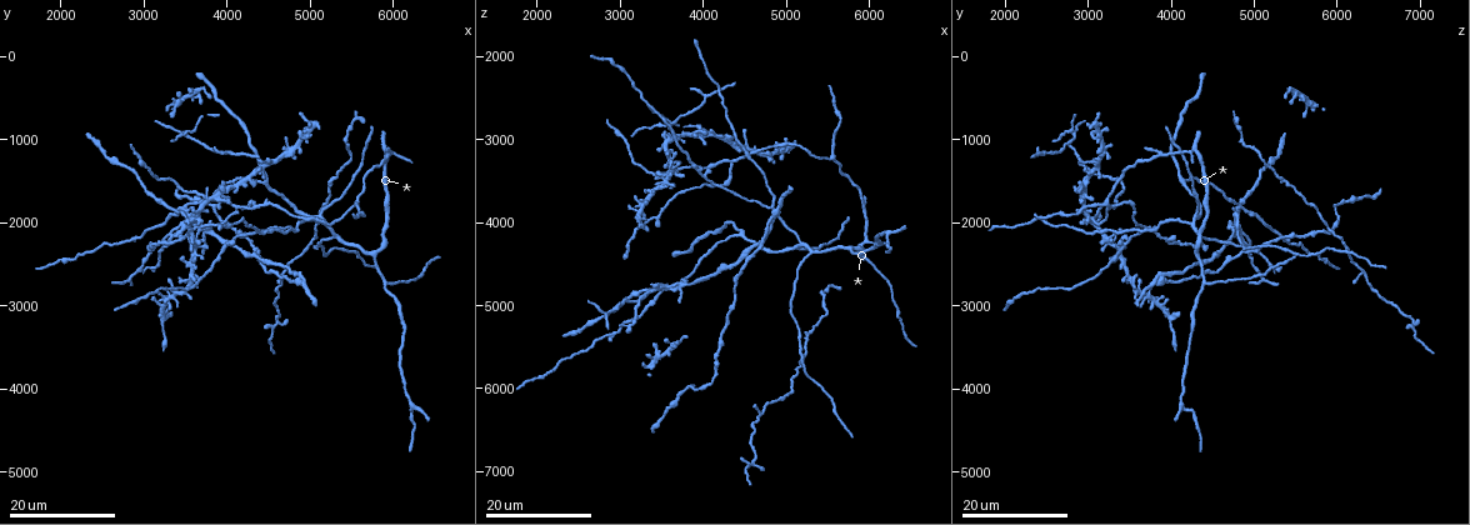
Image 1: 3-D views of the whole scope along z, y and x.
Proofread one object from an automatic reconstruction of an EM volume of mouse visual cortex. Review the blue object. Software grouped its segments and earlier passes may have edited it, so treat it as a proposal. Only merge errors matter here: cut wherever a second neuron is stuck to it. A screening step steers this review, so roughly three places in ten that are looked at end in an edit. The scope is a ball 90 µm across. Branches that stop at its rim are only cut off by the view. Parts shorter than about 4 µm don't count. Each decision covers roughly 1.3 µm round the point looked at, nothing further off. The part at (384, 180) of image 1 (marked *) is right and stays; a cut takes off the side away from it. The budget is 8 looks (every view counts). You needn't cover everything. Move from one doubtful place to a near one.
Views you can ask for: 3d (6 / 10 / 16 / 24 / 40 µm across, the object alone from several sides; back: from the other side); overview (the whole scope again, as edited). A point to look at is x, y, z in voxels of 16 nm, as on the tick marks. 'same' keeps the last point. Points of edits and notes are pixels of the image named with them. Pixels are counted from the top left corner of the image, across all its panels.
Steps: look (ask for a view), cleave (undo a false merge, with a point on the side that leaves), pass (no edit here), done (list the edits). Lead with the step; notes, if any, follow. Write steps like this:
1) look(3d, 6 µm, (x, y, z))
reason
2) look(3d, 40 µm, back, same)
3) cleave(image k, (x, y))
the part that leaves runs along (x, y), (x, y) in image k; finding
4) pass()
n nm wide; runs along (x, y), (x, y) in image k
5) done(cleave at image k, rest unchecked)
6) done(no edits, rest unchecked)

look(3d, 24 µm, (5750, 2400, 4300))
three arms meet

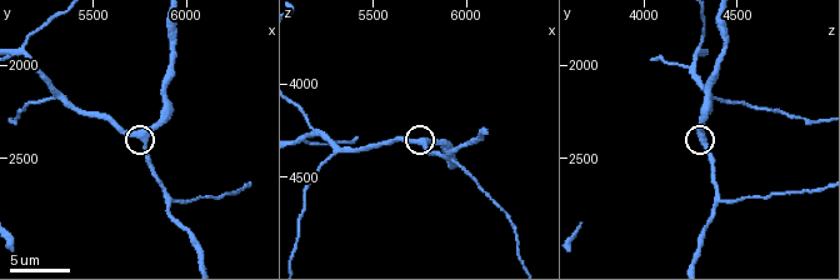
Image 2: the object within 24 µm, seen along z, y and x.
look(3d, 10 µm, (5760, 2380, 4320))

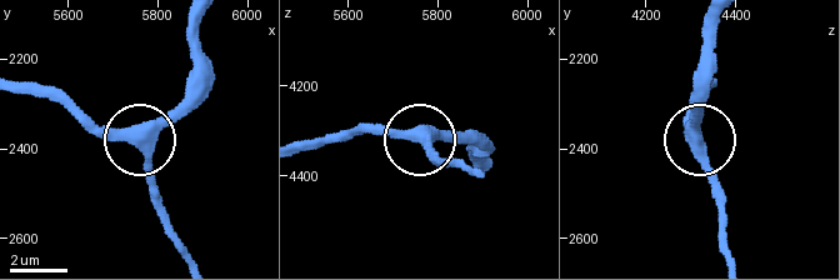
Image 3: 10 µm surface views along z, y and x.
pass()
400 nm wide; runs along (198, 26), (185, 91), (140, 141), (145, 178), (156, 196) in image 3; continuous, no second neuron

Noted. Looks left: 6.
look(3d, 16 µm, (5900, 2720, 4380))
a fork

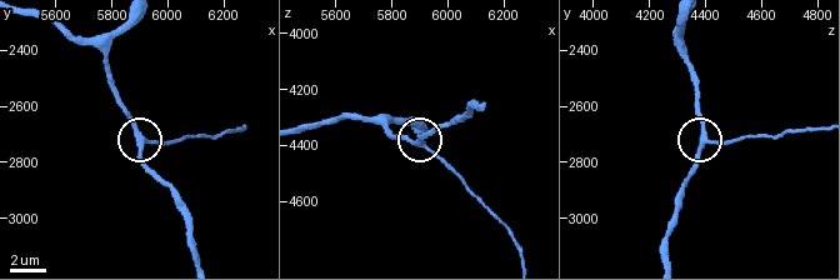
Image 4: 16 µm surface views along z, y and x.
pass()
runs along (129, 23), (108, 54), (120, 108), (140, 138), (174, 140) in image 4; all the same neuron

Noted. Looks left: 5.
look(3d, 6 µm, (5300, 2160, 4360))

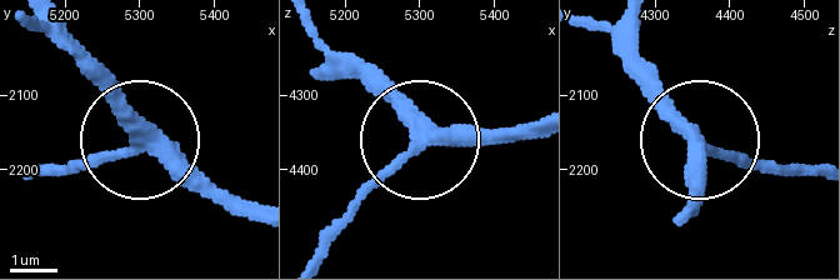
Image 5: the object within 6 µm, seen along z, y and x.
look(3d, 6 µm, back, (5300, 2160, 4355))
from behind

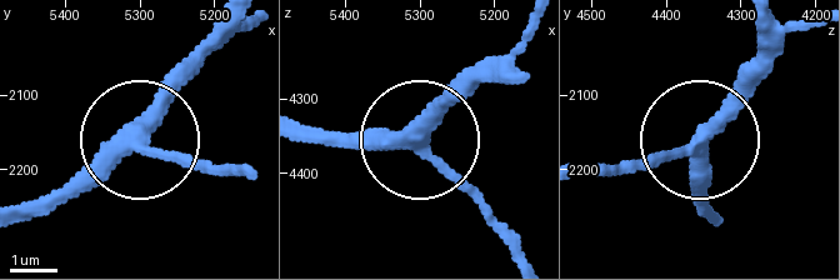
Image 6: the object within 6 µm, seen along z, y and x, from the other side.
pass()
side arm 70 µm; 3 arms; continuous, no second neuron

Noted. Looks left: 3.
look(3d, 16 µm, (4600, 3200, 6950))
three arms meet

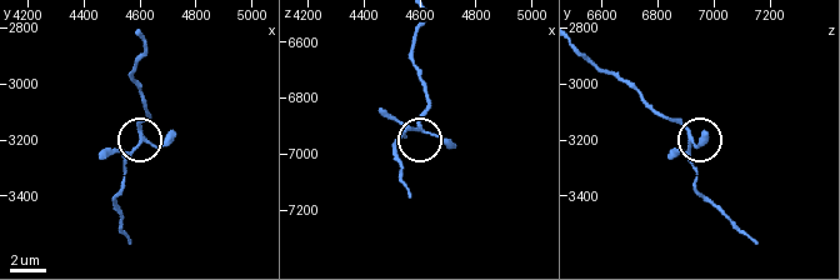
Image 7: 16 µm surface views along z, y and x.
look(3d, 6 µm, (4610, 3190, 6910))

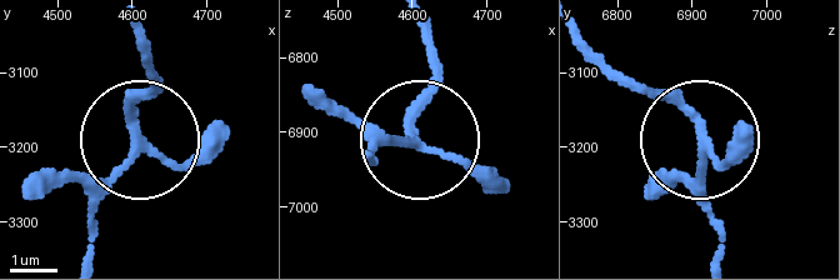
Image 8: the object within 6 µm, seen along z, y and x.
look(3d, 6 µm, back, (4605, 3200, 6915))

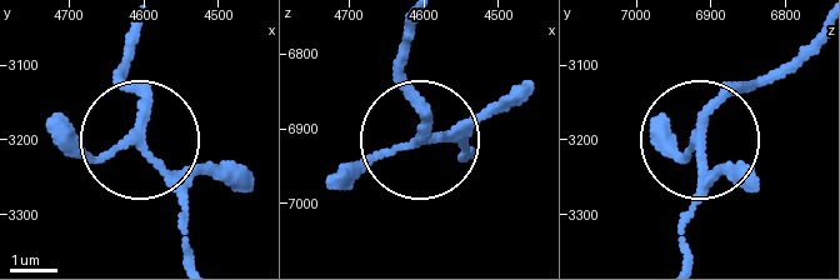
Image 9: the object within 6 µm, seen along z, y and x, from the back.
pass()
3 arms; runs along (809, 44), (714, 104), (678, 231) in image 9; all the same neuron

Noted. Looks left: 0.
done(no edits, rest unchecked)

